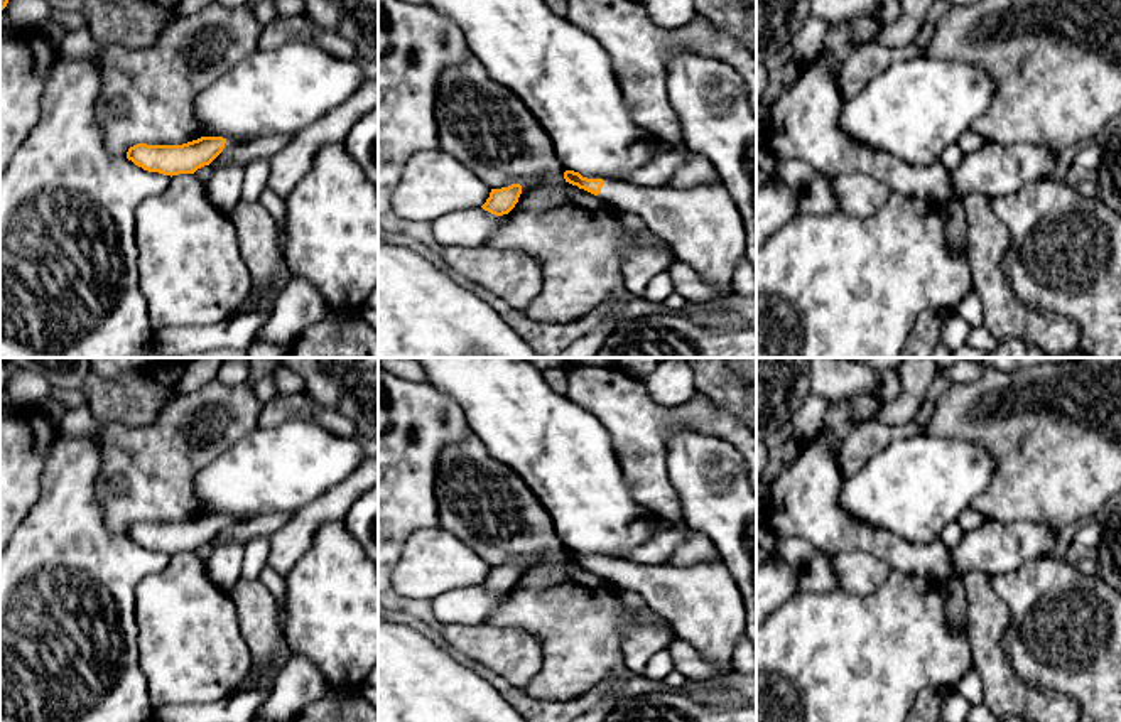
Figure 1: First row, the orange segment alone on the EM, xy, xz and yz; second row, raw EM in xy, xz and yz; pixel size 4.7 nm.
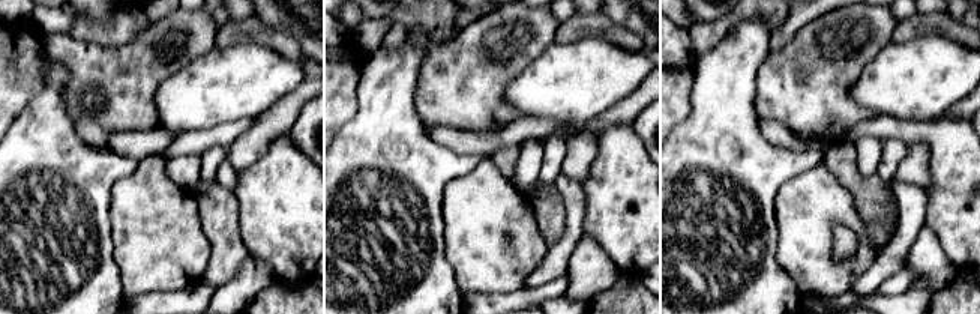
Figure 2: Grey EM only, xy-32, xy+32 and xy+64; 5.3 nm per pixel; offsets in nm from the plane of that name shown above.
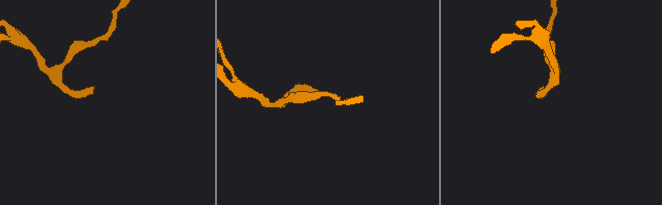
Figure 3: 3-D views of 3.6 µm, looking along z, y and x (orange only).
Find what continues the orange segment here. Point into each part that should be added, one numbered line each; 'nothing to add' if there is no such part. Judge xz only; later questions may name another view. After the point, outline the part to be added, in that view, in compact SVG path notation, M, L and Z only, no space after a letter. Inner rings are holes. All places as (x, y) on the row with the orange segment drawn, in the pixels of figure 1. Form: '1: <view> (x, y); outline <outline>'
1: xz (703, 226); outline M604 180L598 196L618 209L638 214L652 234L667 241L679 261L690 265L711 287L729 292L736 265L745 255L746 233L738 206L721 180L690 189Z

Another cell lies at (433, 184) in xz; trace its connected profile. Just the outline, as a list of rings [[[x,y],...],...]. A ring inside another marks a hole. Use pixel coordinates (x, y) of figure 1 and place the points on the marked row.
[[[415,152],[405,164],[392,196],[392,211],[402,219],[436,221],[458,211],[481,207],[491,189],[461,160],[442,152]]]

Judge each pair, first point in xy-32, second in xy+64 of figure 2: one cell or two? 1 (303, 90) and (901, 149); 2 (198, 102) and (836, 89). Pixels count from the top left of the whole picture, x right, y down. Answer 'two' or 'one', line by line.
1: two
2: two

